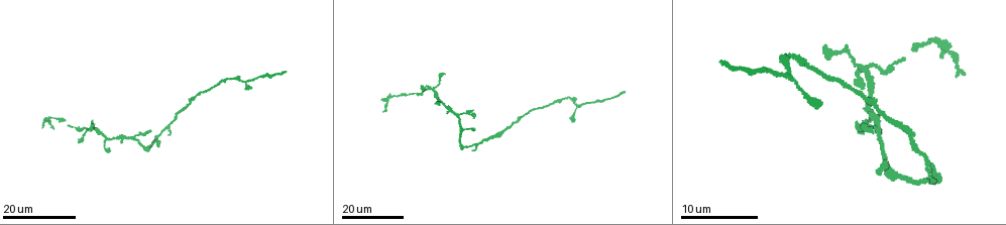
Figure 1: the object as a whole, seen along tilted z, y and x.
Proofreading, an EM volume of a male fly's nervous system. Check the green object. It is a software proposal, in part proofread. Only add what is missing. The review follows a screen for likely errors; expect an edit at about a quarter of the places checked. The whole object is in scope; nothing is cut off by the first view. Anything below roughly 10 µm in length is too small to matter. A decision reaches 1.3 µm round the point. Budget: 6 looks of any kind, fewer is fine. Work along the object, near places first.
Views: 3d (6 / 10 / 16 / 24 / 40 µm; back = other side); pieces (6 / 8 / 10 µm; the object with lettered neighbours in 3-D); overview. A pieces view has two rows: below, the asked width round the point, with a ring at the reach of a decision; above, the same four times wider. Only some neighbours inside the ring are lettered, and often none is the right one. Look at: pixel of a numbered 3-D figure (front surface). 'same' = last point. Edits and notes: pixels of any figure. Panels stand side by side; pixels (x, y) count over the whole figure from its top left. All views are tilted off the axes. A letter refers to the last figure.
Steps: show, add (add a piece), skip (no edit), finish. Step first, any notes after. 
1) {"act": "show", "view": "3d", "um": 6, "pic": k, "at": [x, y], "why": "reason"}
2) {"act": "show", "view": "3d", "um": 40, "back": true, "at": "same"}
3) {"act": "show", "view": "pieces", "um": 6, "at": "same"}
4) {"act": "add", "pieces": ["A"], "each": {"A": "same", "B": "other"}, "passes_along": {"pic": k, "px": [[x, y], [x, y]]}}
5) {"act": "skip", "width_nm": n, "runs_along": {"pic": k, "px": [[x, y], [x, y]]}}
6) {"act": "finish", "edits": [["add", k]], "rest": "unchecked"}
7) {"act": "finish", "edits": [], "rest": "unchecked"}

{"act": "show", "view": "3d", "um": 16, "pic": 1, "at": [935, 183], "why": "tapers out"}

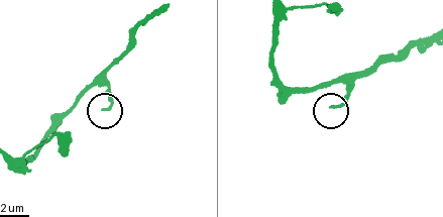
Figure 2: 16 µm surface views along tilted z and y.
{"act": "show", "view": "3d", "um": 10, "pic": 2, "at": [102, 110]}

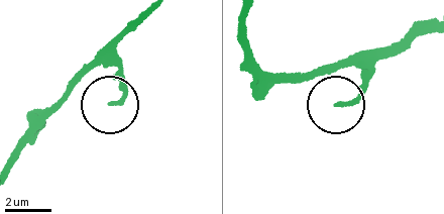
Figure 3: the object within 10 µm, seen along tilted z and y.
{"act": "show", "view": "pieces", "um": 8, "pic": 3, "at": [112, 102]}

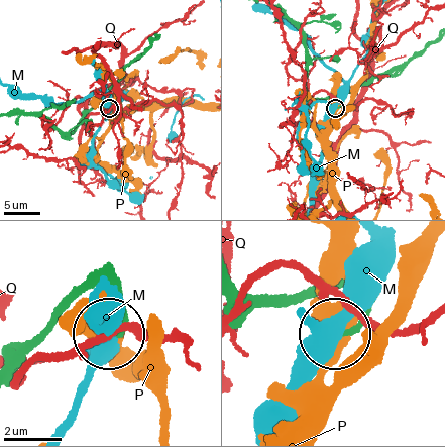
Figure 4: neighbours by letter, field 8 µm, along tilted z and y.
{"act": "skip", "each": {"M": "other", "P": "other", "Q": "other"}, "found": "none of them fits"}

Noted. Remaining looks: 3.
{"act": "show", "view": "3d", "um": 16, "pic": 1, "at": [474, 116], "why": "branch stops here"}

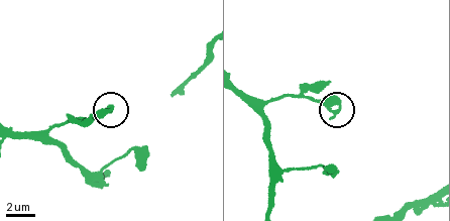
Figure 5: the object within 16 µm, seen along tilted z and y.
{"act": "show", "view": "pieces", "um": 10, "pic": 5, "at": [332, 116]}

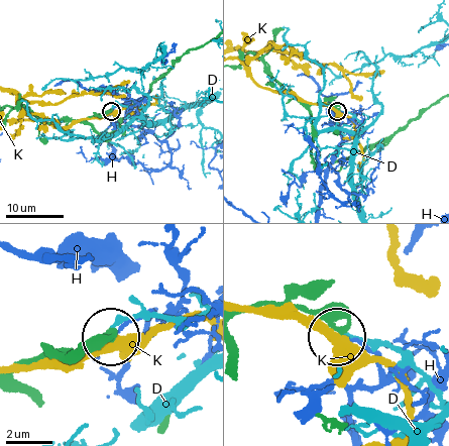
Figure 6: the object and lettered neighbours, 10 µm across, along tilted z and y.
{"act": "skip", "each": {"D": "other", "H": "other", "K": "other"}, "runs_along": {"pic": 6, "px": [[242, 312], [299, 307], [336, 337]]}, "found": "none of them fits"}

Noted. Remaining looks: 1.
{"act": "finish", "edits": [], "rest": "unchecked"}

